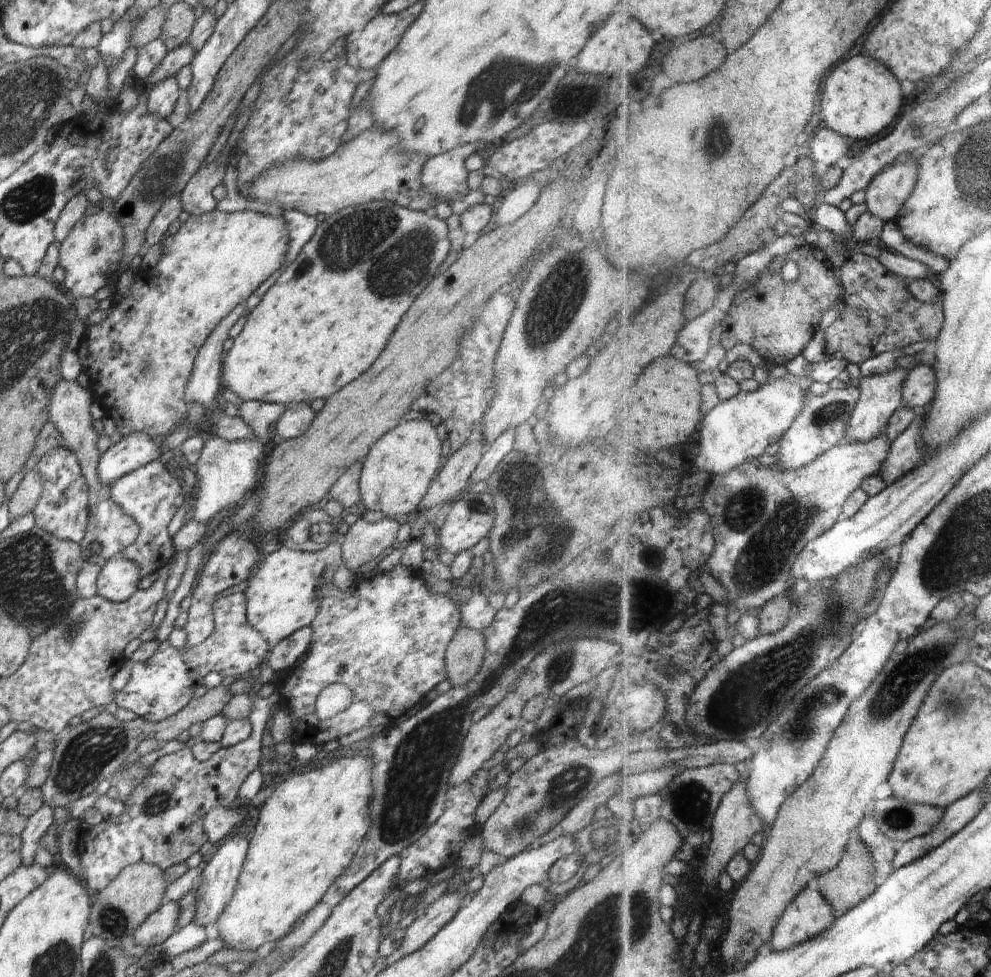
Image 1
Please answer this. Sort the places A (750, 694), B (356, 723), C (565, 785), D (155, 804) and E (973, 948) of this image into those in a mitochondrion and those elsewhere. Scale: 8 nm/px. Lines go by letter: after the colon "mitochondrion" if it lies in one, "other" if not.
A: mitochondrion
B: other
C: mitochondrion
D: mitochondrion
E: mitochondrion

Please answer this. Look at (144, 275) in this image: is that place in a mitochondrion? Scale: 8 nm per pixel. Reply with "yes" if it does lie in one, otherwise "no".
no

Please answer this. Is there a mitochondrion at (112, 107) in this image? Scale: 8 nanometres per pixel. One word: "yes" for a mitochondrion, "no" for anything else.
no

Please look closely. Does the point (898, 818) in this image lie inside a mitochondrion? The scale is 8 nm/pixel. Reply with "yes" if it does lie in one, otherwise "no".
yes

